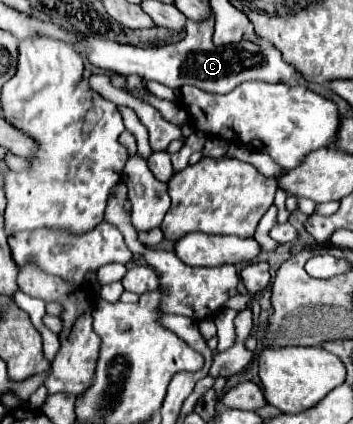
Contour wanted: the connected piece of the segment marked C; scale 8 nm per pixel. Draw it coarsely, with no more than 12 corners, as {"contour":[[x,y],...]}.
{"contour":[[187,19],[177,44],[135,48],[85,36],[93,66],[169,88],[227,94],[247,80],[291,82],[277,48],[213,44]]}

